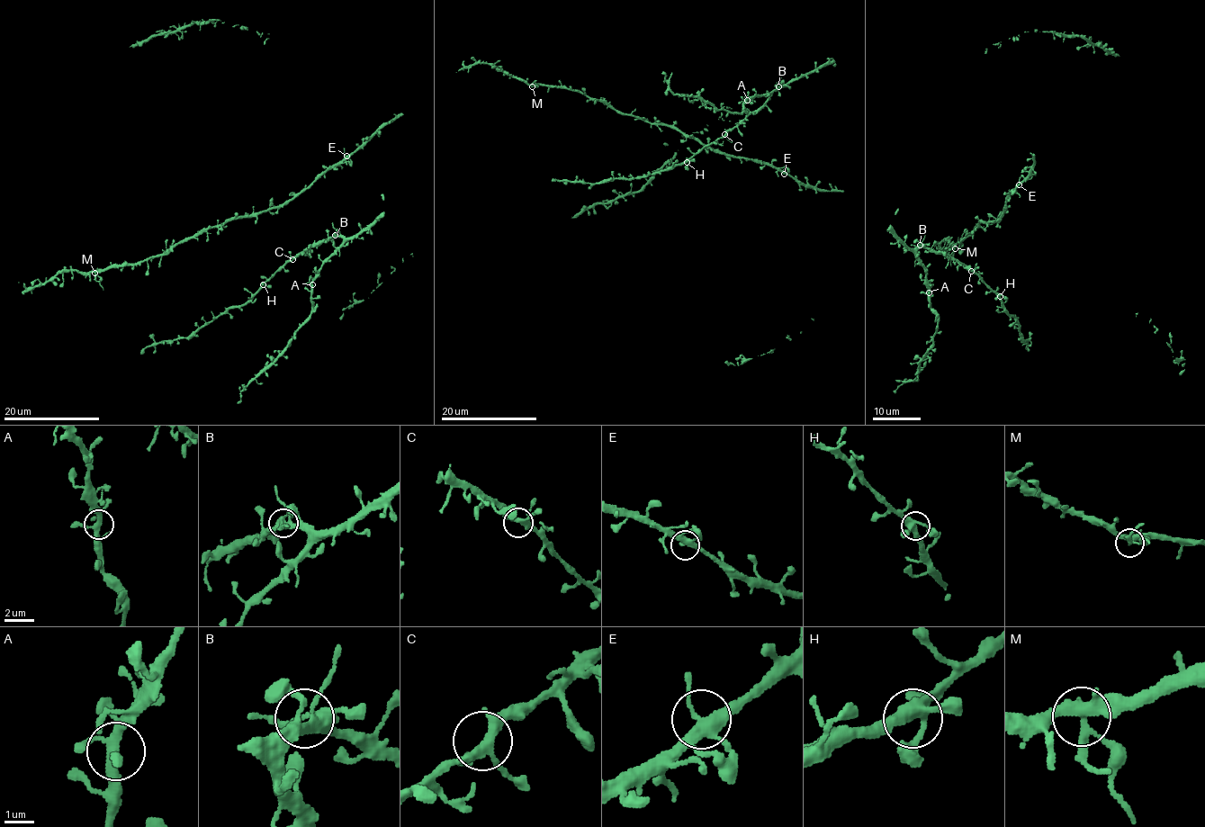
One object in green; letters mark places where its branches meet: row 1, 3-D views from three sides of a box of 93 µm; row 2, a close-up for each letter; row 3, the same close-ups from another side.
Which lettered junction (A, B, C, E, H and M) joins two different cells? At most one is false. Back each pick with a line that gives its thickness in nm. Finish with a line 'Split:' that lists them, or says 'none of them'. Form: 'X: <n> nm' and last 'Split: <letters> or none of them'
M: 340 nm
Split: M

